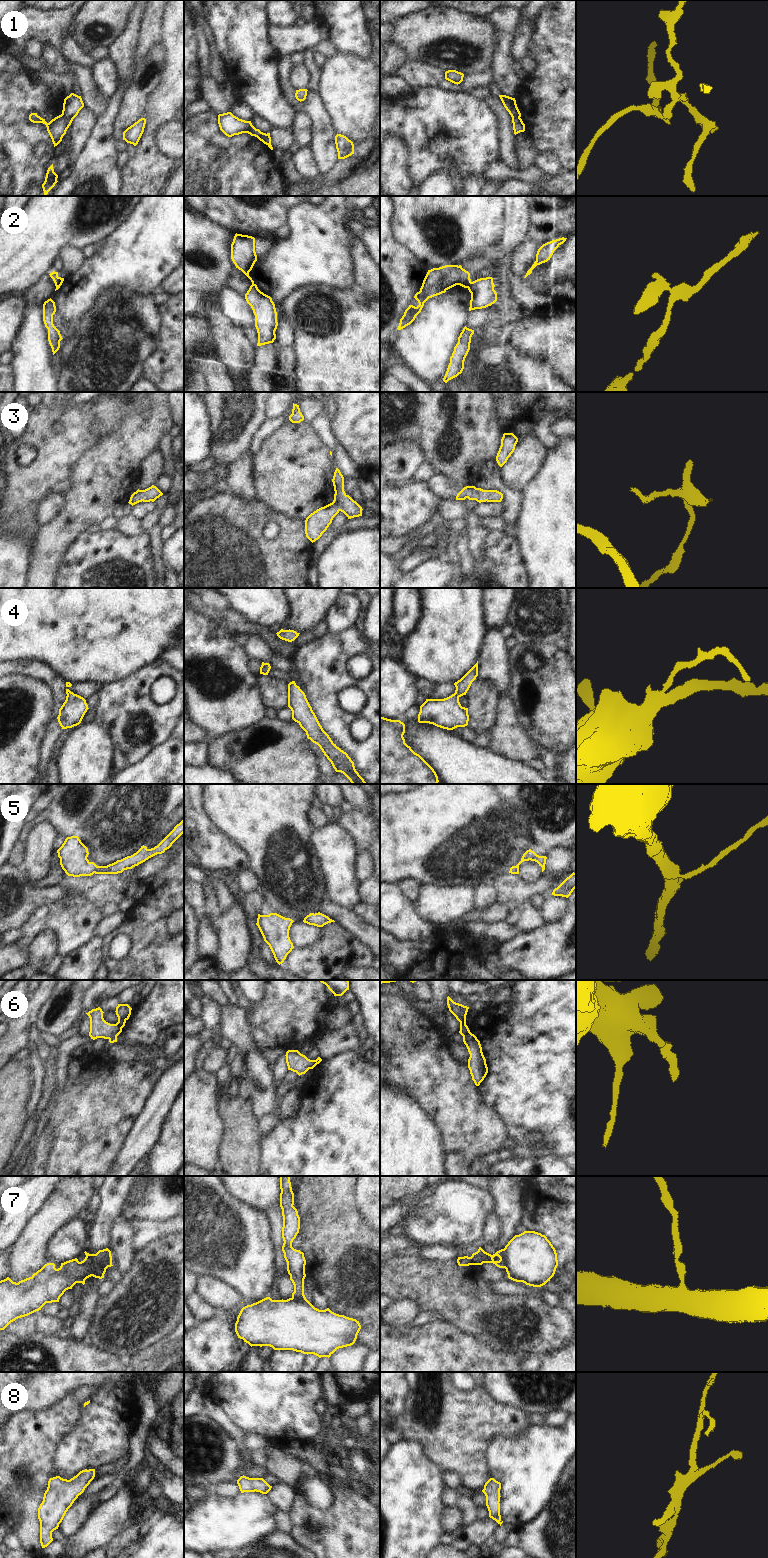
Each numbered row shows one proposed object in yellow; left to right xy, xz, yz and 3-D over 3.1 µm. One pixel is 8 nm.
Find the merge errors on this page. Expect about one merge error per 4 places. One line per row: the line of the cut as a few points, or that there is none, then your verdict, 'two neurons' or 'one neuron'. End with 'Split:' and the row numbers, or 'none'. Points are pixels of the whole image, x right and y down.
1: xy (61, 114), (65, 117), (73, 118) | two neurons
2: yz (471, 282), (467, 287) | two neurons
3: no cut | one neuron
4: no cut | one neuron
5: no cut | one neuron
6: xy (117, 1022), (121, 1028) | two neurons
7: xy (94, 1254), (94, 1258), (102, 1266), (96, 1271), (100, 1278) | two neurons
8: no cut | one neuron
Split: 1, 2, 6, 7

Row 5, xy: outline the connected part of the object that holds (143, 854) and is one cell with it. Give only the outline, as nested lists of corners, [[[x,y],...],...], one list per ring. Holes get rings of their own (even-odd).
[[[184,819],[154,848],[141,848],[131,856],[109,864],[97,866],[90,862],[88,848],[81,842],[78,836],[67,837],[62,846],[57,850],[60,865],[68,876],[80,877],[95,874],[118,874],[124,870],[132,869],[145,862],[149,858],[164,853],[184,833]]]

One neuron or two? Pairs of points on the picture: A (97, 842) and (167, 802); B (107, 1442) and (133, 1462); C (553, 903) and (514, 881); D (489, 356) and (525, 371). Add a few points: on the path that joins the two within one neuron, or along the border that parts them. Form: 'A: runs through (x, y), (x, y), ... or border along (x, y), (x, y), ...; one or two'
A: runs through (114, 829), (142, 803), (150, 803); one
B: border along (120, 1463), (118, 1465); two
C: border along (551, 893), (546, 896); two
D: runs through (498, 356), (508, 354), (516, 362); one

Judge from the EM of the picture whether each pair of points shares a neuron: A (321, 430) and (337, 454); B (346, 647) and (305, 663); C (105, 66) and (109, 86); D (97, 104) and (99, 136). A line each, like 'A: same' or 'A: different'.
A: same
B: same
C: same
D: different

